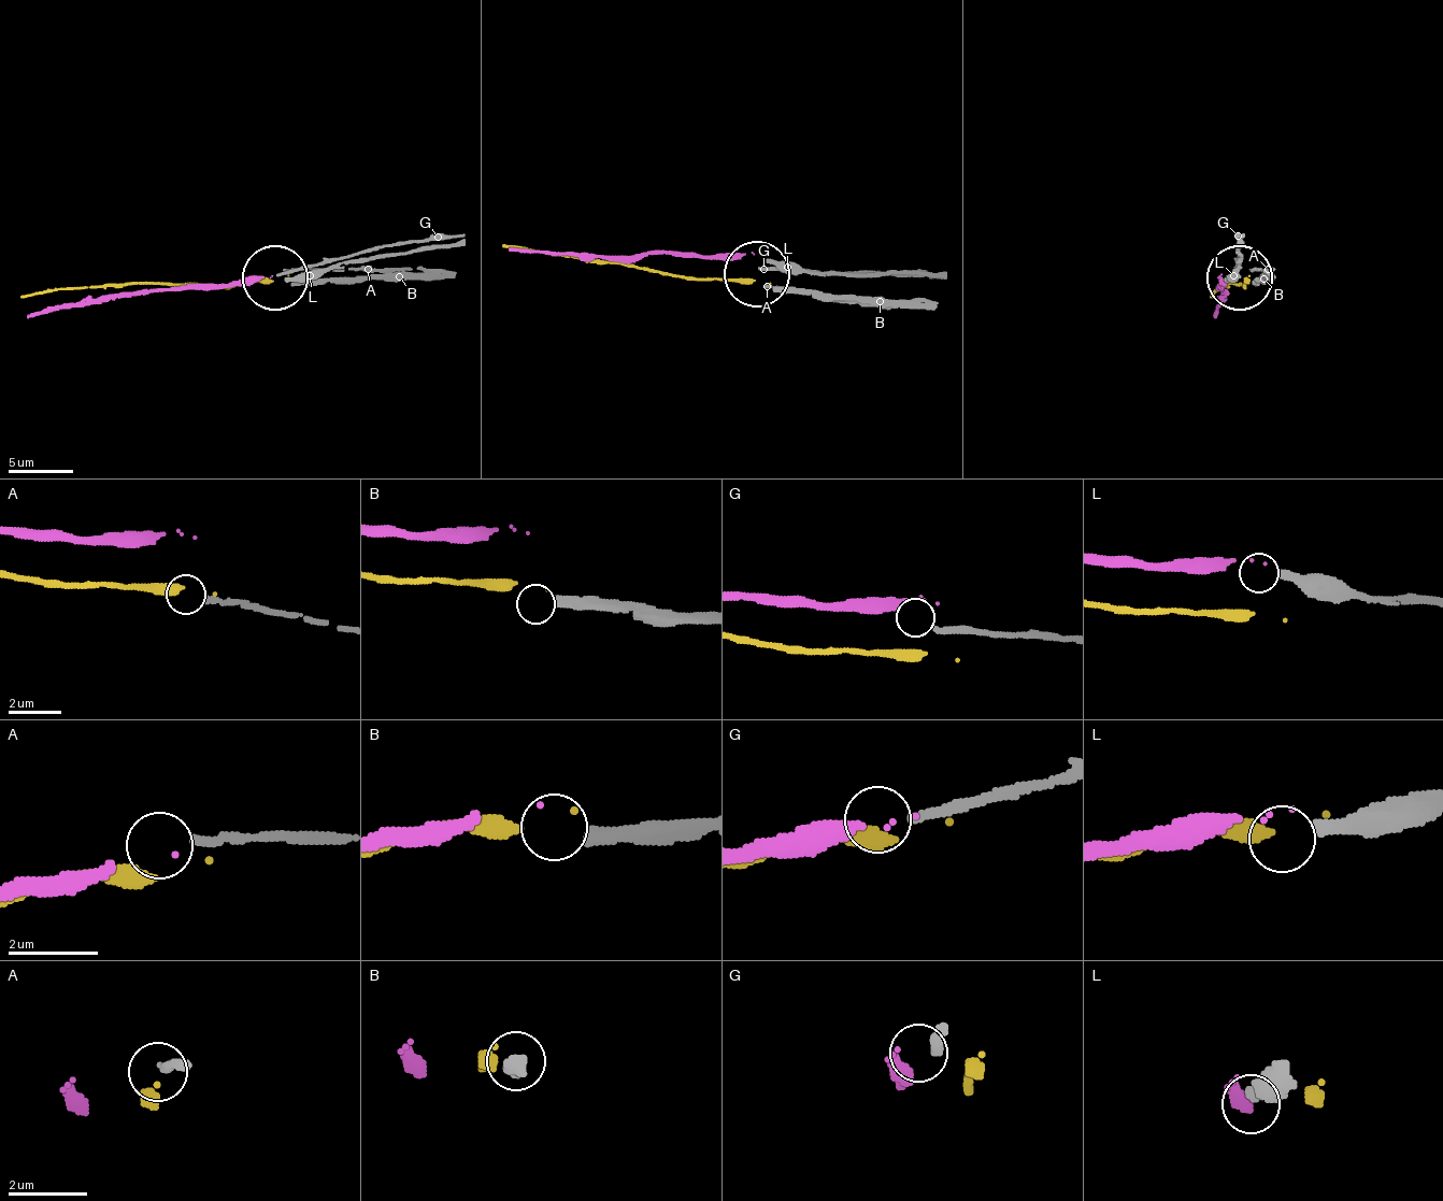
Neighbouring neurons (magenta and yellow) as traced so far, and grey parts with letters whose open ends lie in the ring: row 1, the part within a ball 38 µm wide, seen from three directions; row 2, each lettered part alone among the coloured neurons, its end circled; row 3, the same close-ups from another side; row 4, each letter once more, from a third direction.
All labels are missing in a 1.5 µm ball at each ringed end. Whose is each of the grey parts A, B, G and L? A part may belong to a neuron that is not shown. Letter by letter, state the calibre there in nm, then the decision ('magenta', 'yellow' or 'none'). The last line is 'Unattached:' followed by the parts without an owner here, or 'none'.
A: 190 nm | none
B: 360 nm | none
G: 200 nm | none
L: 320 nm | none
Unattached: A, B, G, L

